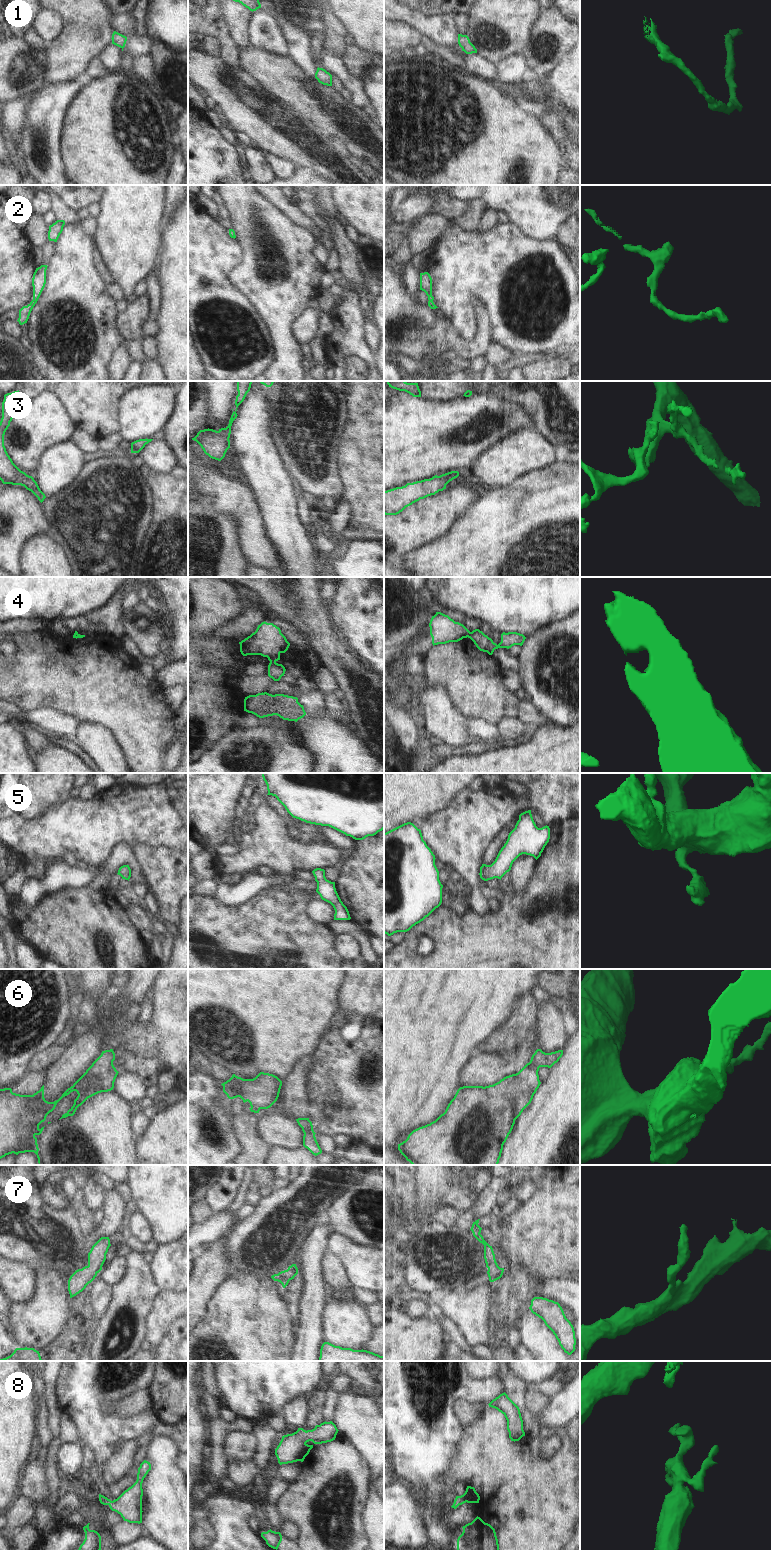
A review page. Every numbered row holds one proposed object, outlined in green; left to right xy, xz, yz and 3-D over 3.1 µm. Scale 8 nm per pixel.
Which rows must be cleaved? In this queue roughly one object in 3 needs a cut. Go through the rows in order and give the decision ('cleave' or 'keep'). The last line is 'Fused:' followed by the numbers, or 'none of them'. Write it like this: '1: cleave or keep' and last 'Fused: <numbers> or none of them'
1: keep
2: keep
3: keep
4: cleave
5: keep
6: keep
7: keep
8: keep
Fused: 4

